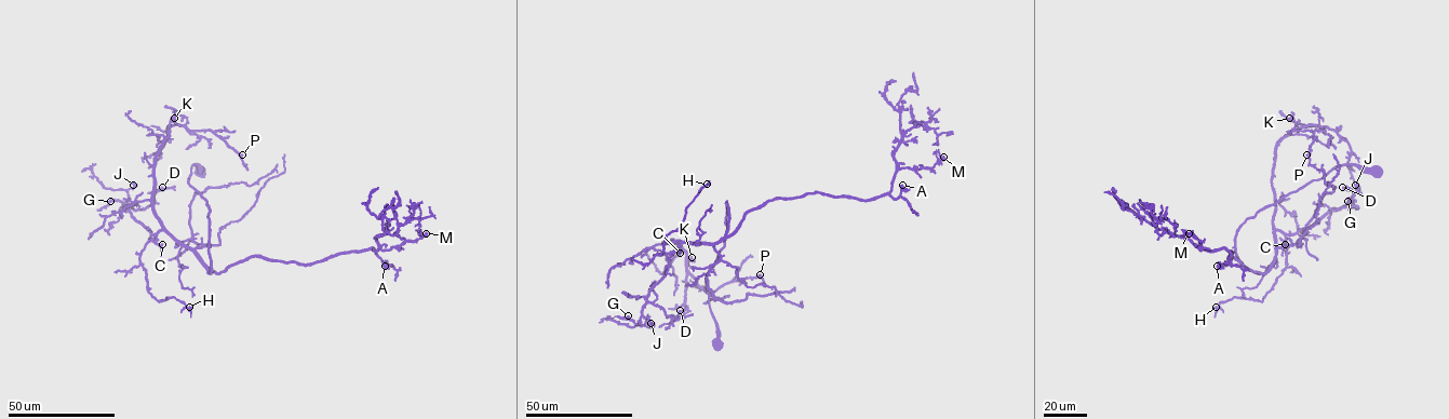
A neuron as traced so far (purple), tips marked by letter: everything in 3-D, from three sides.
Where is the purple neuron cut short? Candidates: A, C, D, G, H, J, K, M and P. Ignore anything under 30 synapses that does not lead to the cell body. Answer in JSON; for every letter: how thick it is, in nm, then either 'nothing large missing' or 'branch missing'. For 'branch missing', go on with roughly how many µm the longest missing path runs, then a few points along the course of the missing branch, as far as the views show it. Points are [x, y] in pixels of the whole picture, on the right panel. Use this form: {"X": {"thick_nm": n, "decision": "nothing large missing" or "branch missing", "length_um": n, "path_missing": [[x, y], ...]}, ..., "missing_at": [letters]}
{"A": {"thick_nm": 500, "decision": "branch missing", "length_um": 30, "path_missing": [[1217, 266], [1212, 264], [1197, 272], [1195, 269], [1199, 259]]}, "C": {"thick_nm": 220, "decision": "nothing large missing"}, "D": {"thick_nm": 420, "decision": "nothing large missing"}, "G": {"thick_nm": 360, "decision": "nothing large missing"}, "H": {"thick_nm": 150, "decision": "nothing large missing"}, "J": {"thick_nm": 180, "decision": "nothing large missing"}, "K": {"thick_nm": 180, "decision": "nothing large missing"}, "M": {"thick_nm": 480, "decision": "nothing large missing"}, "P": {"thick_nm": 190, "decision": "nothing large missing"}, "missing_at": ["A"]}

